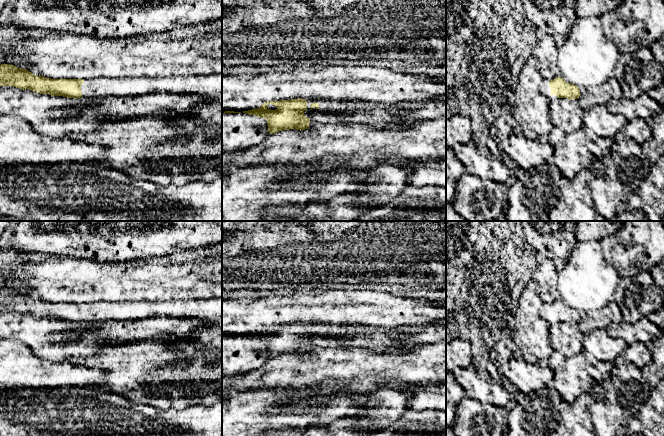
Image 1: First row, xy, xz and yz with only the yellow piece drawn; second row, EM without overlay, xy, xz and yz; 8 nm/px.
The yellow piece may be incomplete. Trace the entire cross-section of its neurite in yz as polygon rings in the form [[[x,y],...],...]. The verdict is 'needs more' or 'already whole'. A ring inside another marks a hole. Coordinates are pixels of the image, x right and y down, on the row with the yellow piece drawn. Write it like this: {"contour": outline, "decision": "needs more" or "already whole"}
{"contour": [[[561,75],[553,79],[543,79],[540,92],[548,98],[549,103],[578,99],[581,95],[579,87],[565,81]]], "decision": "needs more"}

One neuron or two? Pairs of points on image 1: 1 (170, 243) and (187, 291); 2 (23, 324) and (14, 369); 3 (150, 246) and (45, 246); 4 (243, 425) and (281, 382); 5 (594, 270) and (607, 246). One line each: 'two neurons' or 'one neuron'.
1: two neurons
2: two neurons
3: one neuron
4: two neurons
5: two neurons

